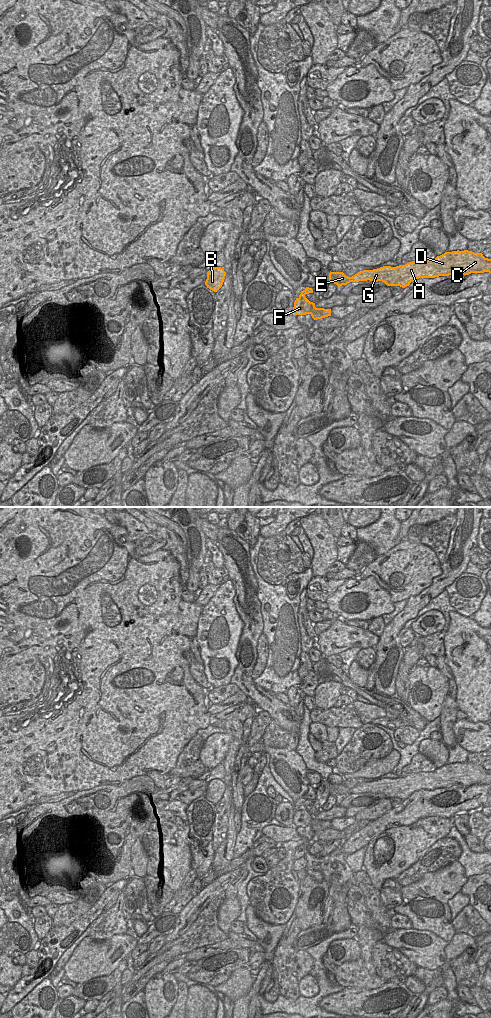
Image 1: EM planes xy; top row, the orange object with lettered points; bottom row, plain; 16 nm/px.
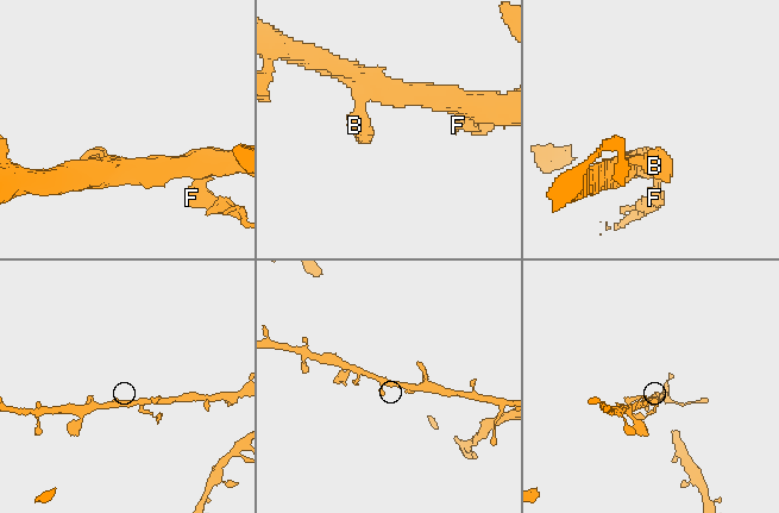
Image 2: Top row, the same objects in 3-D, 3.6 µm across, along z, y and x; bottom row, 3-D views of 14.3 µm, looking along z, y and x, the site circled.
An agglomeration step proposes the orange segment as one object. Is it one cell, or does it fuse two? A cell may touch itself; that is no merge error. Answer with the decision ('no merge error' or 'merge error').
no merge error

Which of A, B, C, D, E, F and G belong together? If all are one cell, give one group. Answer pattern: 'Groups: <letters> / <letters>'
Groups: A B C D E F G.

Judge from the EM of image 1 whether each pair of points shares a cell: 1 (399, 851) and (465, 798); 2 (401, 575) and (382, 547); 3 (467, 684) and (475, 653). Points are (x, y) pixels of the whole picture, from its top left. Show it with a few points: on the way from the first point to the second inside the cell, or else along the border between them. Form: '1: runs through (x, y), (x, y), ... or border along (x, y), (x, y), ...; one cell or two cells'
1: border along (449, 817), (426, 816), (419, 819); two cells
2: border along (402, 540), (385, 553), (376, 557); two cells
3: runs through (470, 676), (470, 659); one cell

